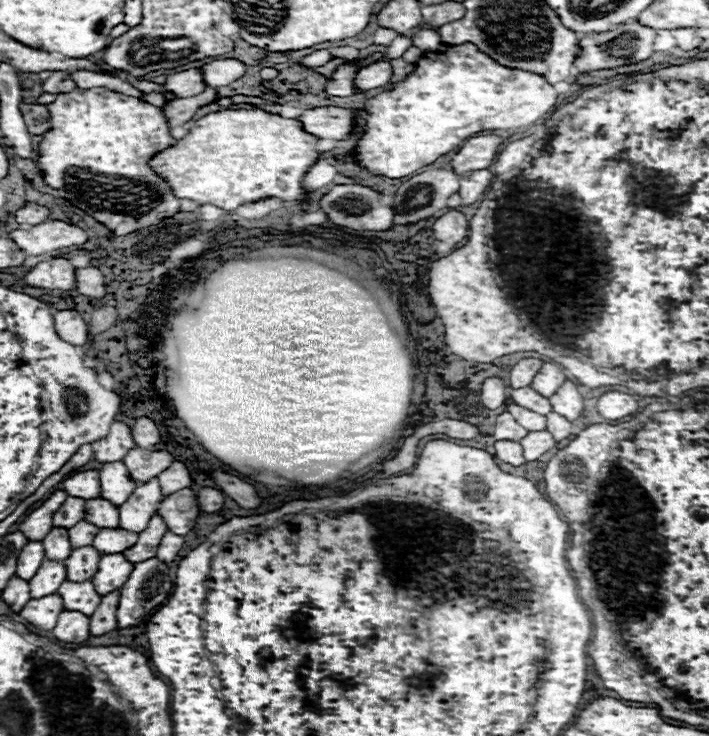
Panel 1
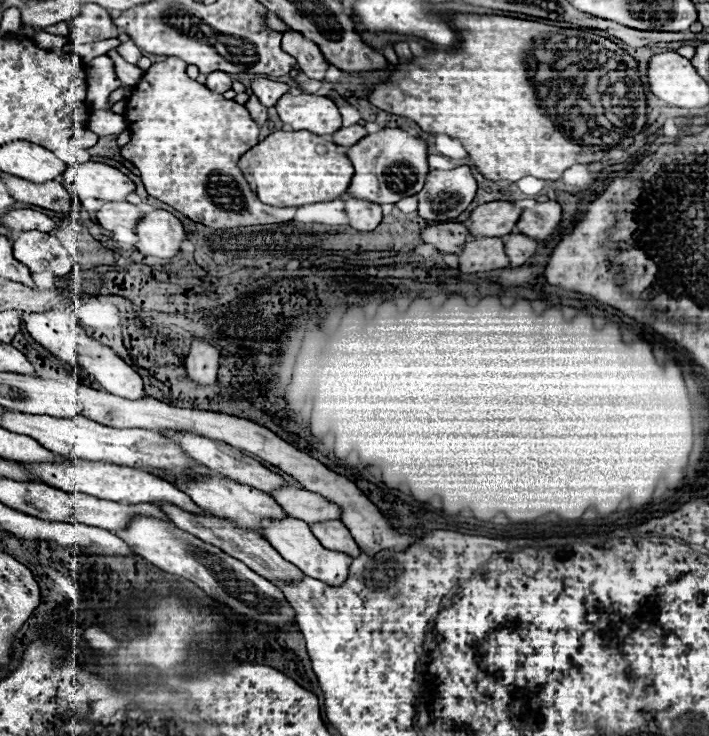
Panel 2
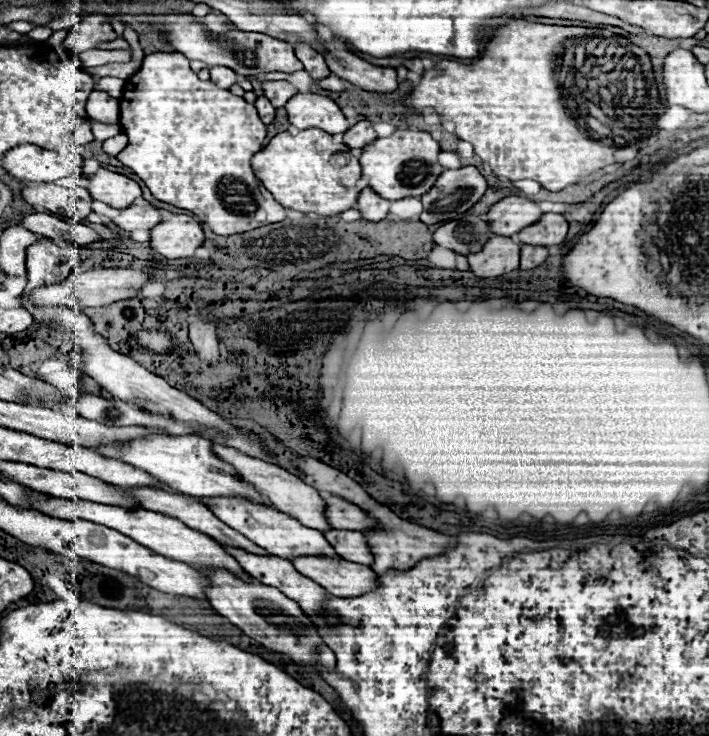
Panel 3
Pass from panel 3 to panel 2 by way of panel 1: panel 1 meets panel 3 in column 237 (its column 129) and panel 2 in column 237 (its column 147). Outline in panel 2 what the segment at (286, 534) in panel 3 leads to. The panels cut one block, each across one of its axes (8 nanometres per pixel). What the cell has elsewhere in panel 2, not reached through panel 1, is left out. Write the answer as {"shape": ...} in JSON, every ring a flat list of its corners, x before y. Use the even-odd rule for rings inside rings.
{"shape":[[200,478,194,480,186,486,180,486,186,494,190,494,190,498,206,512,222,518,222,520,230,520,234,522,238,528,242,530,252,530,260,536,264,536,264,528,262,528,262,520,284,520,286,512,282,510,282,506,276,504,276,500,272,496,262,494,260,490,254,490,250,486,242,486,240,482,234,482,230,478]]}

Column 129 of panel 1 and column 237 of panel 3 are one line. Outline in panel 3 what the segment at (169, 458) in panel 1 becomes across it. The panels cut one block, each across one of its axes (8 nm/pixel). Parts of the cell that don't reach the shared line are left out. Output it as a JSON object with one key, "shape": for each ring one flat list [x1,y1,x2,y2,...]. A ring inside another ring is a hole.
{"shape":[[214,444,214,452,216,452,222,460,230,462,230,464,236,468,236,472,240,474,242,480,246,480,246,482,250,482,252,486,256,486,256,490,258,490,262,496,266,496,266,498,274,504,276,510,290,514,292,518,296,518,298,522,302,522,304,526,314,528,314,530,326,532,326,530,332,528,332,526,328,524,328,520,324,518,324,510,326,510,326,508,324,508,324,506,326,506,324,498,318,494,316,488,312,488,310,484,302,482,298,476,294,476,294,474,282,470,282,468,276,466,276,464,260,462,260,460,256,460,256,458,244,456,244,454,240,454,240,452,236,452,236,450,232,450,232,448,226,448,226,446,220,446,220,444]]}

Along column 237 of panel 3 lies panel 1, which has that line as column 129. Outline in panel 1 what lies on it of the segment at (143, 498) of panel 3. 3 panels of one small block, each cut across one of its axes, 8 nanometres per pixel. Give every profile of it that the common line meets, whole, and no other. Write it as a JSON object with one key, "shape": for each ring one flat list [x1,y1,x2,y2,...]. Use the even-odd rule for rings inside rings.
{"shape":[[104,528,104,530,100,530,100,534,96,534,92,546,100,554,118,554,118,552,124,552,126,548,134,546,136,540,138,540,138,534,128,532,124,528]]}

